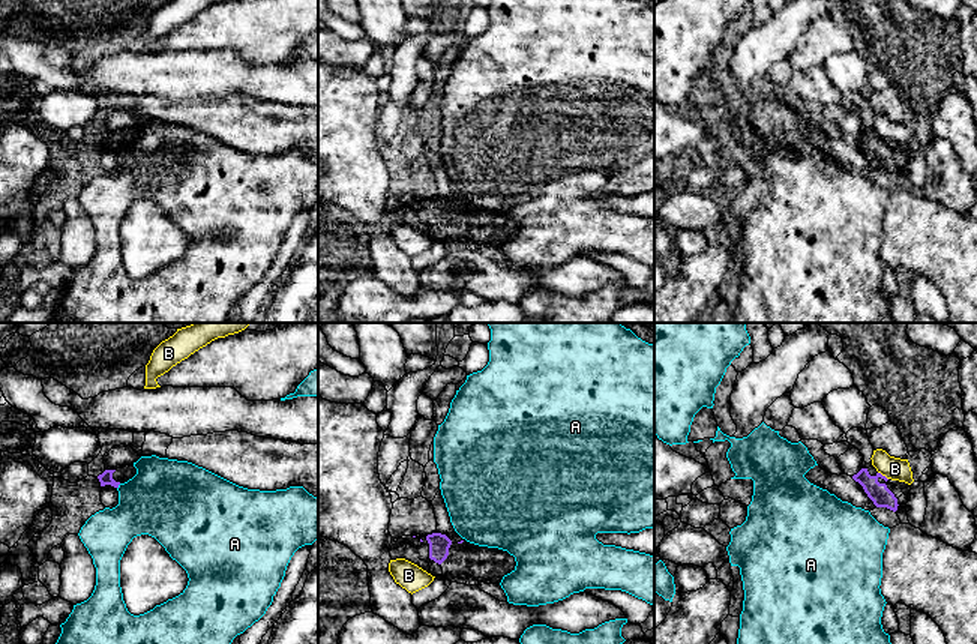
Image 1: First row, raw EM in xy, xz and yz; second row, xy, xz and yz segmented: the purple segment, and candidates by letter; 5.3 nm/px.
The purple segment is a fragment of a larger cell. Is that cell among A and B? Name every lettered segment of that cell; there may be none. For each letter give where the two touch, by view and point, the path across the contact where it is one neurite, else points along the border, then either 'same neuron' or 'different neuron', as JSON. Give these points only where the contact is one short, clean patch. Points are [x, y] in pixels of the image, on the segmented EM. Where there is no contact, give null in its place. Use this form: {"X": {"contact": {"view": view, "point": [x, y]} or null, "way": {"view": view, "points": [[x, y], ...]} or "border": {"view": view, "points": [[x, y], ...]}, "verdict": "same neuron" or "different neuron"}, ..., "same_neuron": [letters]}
{"A": {"contact": {"view": "xy", "point": [117, 487]}, "border": {"view": "xy", "points": [[120, 484], [117, 488]]}, "verdict": "different neuron"}, "B": {"contact": {"view": "yz", "point": [881, 475]}, "border": {"view": "yz", "points": [[878, 472], [887, 479]]}, "verdict": "different neuron"}, "same_neuron": []}

